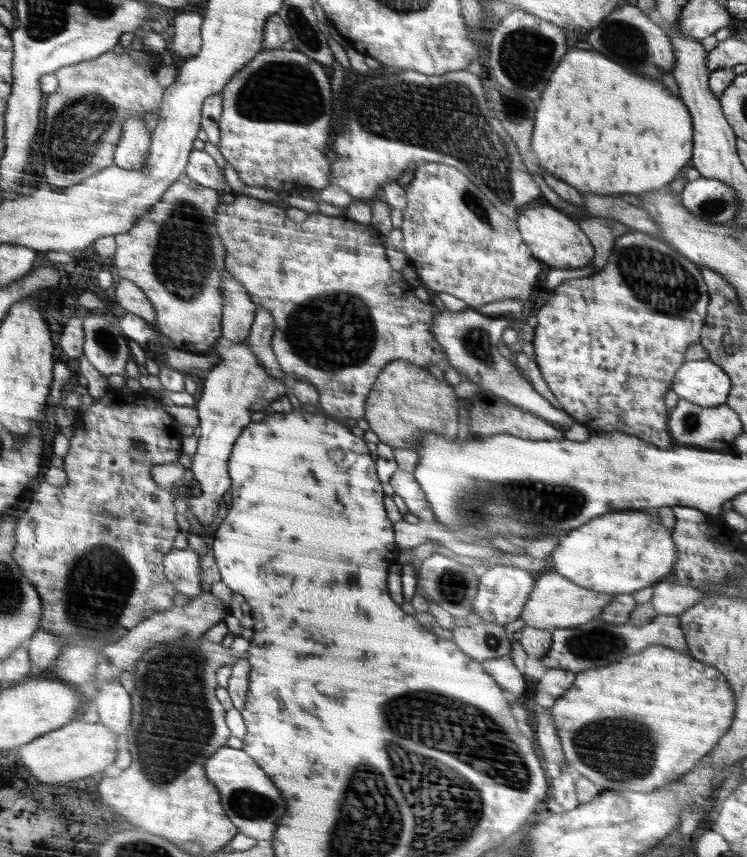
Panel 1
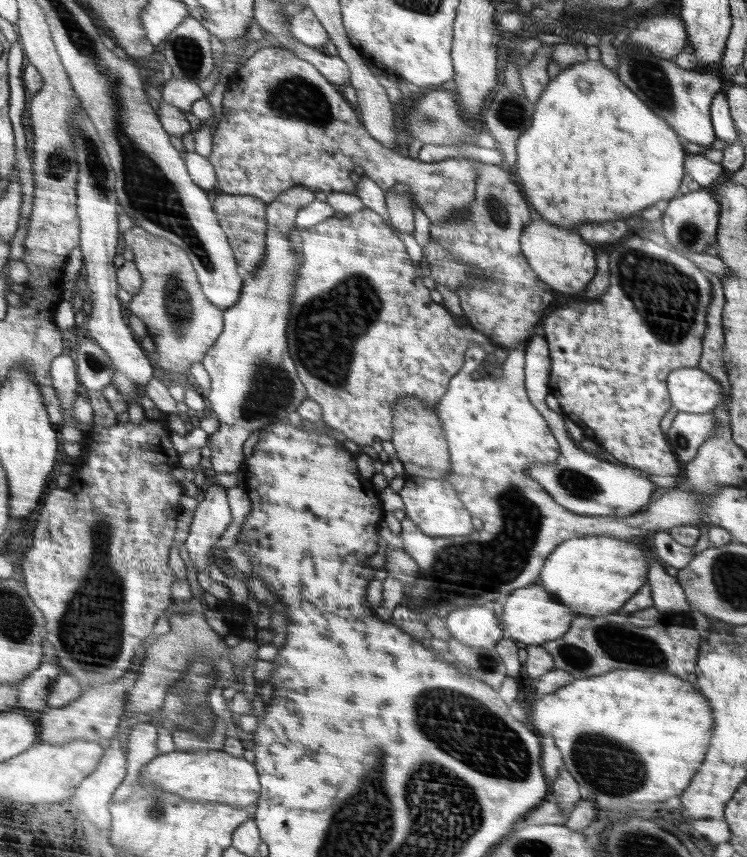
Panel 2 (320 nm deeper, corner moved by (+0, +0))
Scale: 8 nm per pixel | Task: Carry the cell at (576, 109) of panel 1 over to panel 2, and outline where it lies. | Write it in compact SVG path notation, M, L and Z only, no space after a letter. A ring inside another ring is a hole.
M588 59L561 70L554 79L549 79L534 108L532 126L522 133L516 144L518 162L514 170L524 188L524 196L532 200L532 207L540 218L572 230L590 222L624 220L658 200L674 198L678 192L686 158L679 134L666 120L658 118L642 104L614 72L602 66L601 61ZM582 80L588 82L590 92L578 88L578 82Z

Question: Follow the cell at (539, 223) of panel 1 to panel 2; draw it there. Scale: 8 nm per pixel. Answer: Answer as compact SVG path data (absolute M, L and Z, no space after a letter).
M536 220L534 224L527 226L528 232L524 232L524 256L528 256L528 264L539 274L540 281L552 287L564 298L578 296L588 282L595 279L596 254L592 246L588 246L576 232L562 230L558 226L552 226L544 220Z

